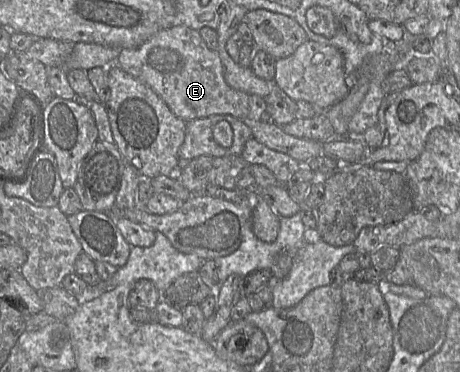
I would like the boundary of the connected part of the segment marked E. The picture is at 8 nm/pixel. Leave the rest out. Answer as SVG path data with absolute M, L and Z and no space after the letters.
M183 25L161 29L140 46L122 49L114 64L150 87L184 122L217 114L247 120L249 95L226 83L218 51L207 47L198 30Z

